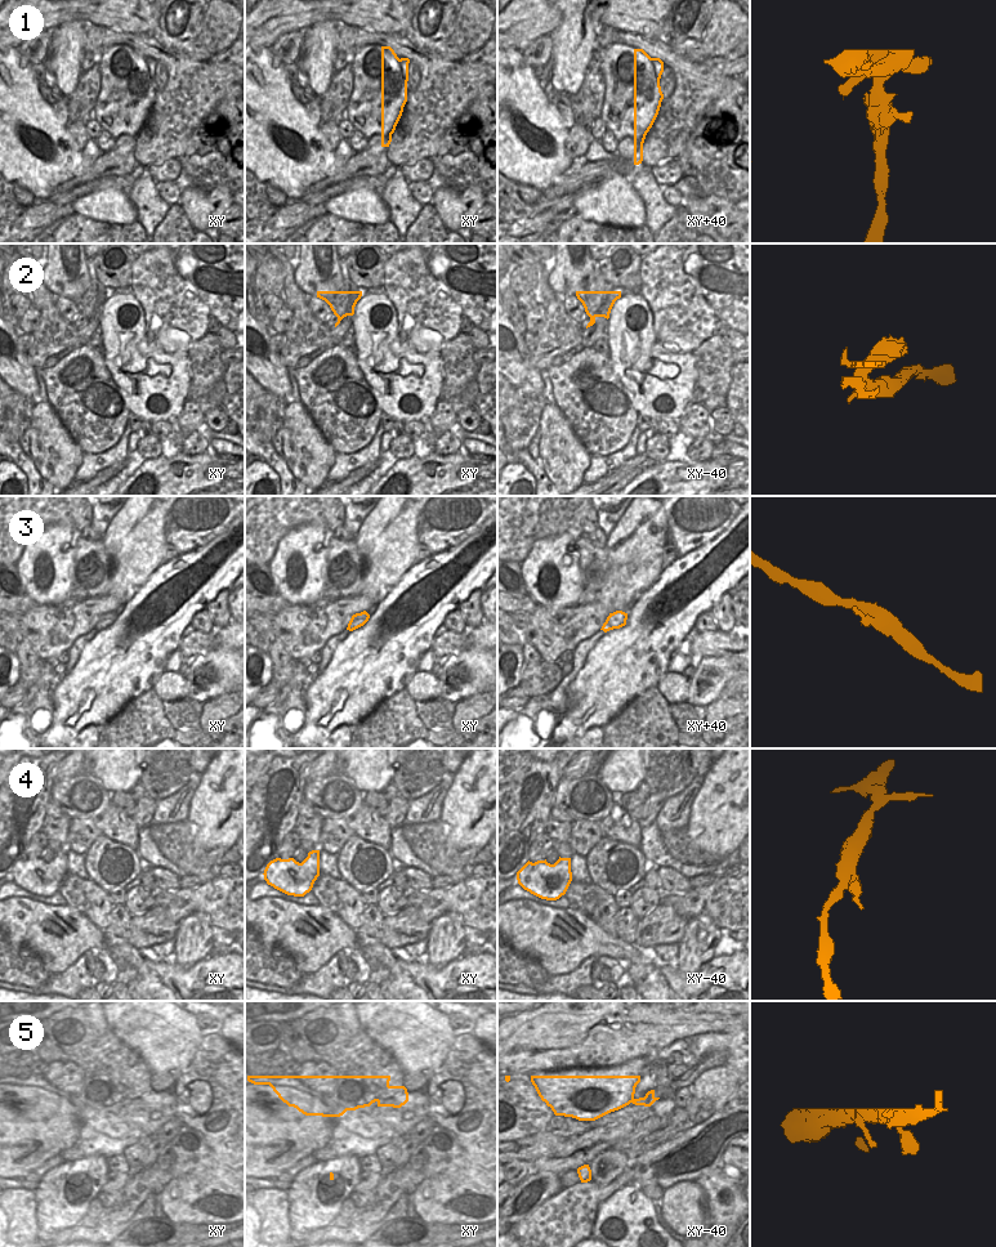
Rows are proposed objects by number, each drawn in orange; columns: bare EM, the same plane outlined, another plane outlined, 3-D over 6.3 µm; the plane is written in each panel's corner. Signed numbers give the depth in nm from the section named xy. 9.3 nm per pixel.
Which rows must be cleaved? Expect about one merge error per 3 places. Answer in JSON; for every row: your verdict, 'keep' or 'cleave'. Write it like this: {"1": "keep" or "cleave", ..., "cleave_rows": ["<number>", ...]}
{"1": "keep", "2": "cleave", "3": "keep", "4": "keep", "5": "keep", "cleave_rows": ["2"]}

